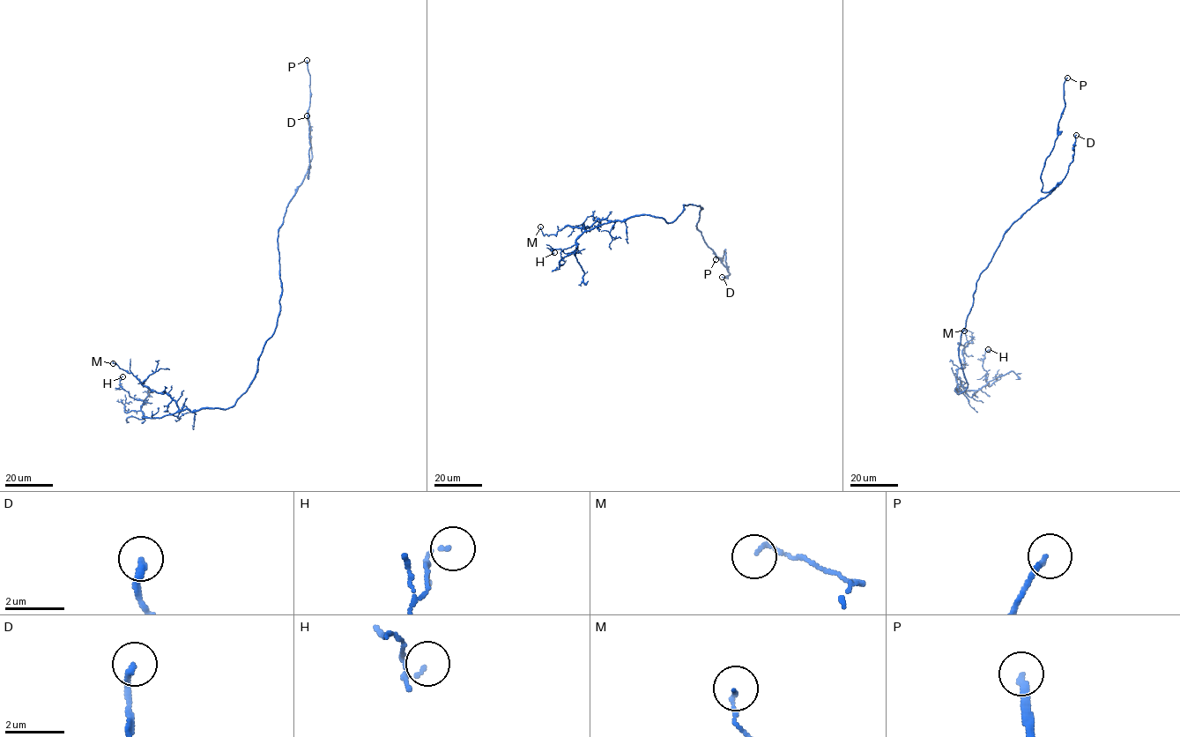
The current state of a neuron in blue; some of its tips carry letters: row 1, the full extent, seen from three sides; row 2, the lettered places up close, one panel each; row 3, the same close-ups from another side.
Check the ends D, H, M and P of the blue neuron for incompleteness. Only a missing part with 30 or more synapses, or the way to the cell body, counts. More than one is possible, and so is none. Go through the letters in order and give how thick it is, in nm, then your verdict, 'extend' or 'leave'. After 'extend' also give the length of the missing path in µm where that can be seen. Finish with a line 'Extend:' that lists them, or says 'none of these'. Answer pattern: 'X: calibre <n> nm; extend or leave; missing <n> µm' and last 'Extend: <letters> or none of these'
D: calibre 190 nm; leave
H: calibre 90 nm; leave
M: calibre 120 nm; leave
P: calibre 190 nm; extend; missing 35 µm
Extend: P

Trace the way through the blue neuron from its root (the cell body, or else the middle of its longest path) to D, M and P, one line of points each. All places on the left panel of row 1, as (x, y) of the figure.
D: (279, 303), (281, 285), (278, 231), (286, 207), (307, 173), (312, 158), (307, 115)
M: (279, 303), (276, 329), (264, 346), (255, 377), (226, 409), (181, 410), (166, 393), (151, 390), (113, 363)
P: (279, 303), (281, 285), (278, 231), (287, 204), (307, 172), (308, 179), (310, 74), (307, 60)

